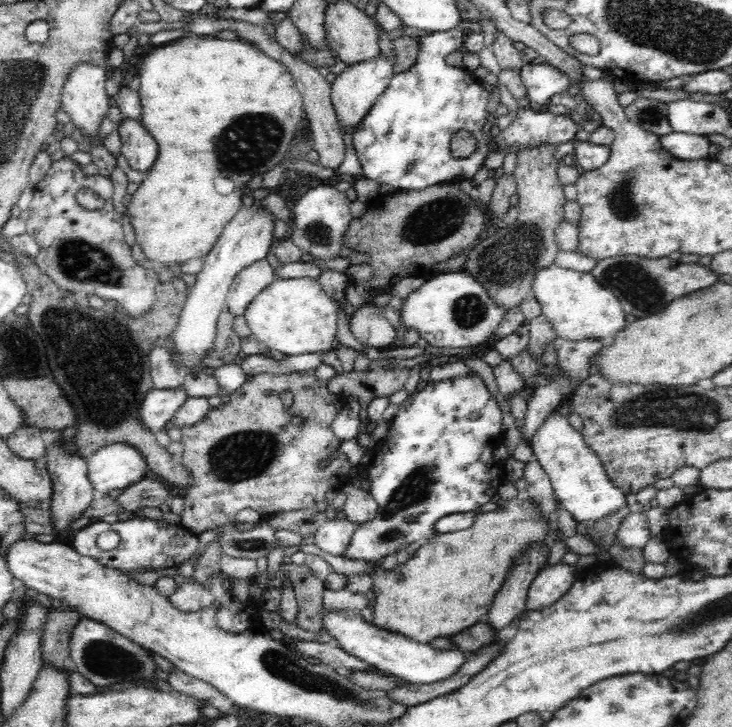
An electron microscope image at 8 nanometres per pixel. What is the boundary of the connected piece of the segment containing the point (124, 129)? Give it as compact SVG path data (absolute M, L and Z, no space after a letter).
M132 118L123 120L117 129L122 142L121 154L127 158L130 167L146 174L158 156L156 139L141 122Z

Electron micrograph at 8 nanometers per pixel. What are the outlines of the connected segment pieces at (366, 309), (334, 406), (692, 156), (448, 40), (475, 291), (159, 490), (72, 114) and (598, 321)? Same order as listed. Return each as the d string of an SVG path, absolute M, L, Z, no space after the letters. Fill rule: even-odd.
M368 304L354 310L350 316L350 331L362 345L378 350L388 349L396 342L396 330L376 305Z
M306 369L256 373L250 382L230 395L228 404L211 407L200 422L181 430L181 442L185 449L182 463L190 471L190 488L186 488L184 509L180 515L180 524L184 528L198 535L232 522L236 513L244 508L252 508L260 515L302 509L320 512L326 510L326 494L330 490L340 491L348 482L348 472L353 468L344 454L334 458L328 468L319 468L321 461L334 454L334 450L340 446L340 439L336 438L330 426L348 398L342 394L330 393L329 382L319 381L315 371L316 369ZM286 391L292 394L290 402L284 402L280 398L280 394ZM292 416L300 416L305 422L294 425L290 421Z
M672 131L659 135L663 147L679 159L698 160L708 158L711 142L705 135L686 134Z
M458 26L446 32L433 32L415 38L419 46L416 62L405 73L395 74L390 79L388 88L378 96L370 112L353 131L353 145L362 167L362 176L377 180L390 191L417 191L435 184L470 180L483 166L490 150L490 137L482 129L490 120L486 111L488 91L480 86L472 72L446 63L446 56L463 46L466 33ZM463 130L475 136L476 150L466 158L454 158L451 155L451 140L454 134Z
M463 269L426 276L426 282L401 304L401 310L398 316L406 331L416 331L420 339L438 348L482 346L506 315L505 308L489 296L485 285Z
M147 476L132 486L124 488L116 501L129 512L141 510L145 506L160 506L165 502L170 502L171 495L163 481L158 478Z
M83 61L76 64L68 74L62 86L61 109L72 119L75 128L80 128L86 136L91 138L91 144L101 144L103 140L98 137L98 128L107 118L110 107L108 93L106 92L106 69L92 61Z
M552 264L540 268L531 281L533 295L556 335L564 340L614 340L626 326L626 314L618 297L602 286L590 272L578 272Z

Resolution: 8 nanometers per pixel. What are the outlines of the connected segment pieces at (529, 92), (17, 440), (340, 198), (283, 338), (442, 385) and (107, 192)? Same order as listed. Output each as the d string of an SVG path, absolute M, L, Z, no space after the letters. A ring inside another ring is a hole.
M525 63L520 73L526 87L526 98L543 107L550 103L551 96L567 91L571 83L566 73L548 63Z
M20 427L5 440L5 443L15 456L24 460L37 460L47 454L46 446L40 434L42 434L41 428Z
M318 185L308 190L292 206L294 231L287 235L293 243L304 252L313 256L313 260L334 260L342 250L342 238L346 228L353 219L350 215L350 203L344 192L337 190L334 185Z
M298 277L294 279L275 280L270 286L264 288L250 302L246 308L245 318L250 332L255 340L264 344L267 350L277 350L282 354L304 355L331 352L335 348L337 333L338 305L332 297L328 296L318 282L317 277Z
M472 372L467 376L429 382L421 392L414 392L399 406L399 411L389 423L389 435L371 451L367 466L370 494L377 502L375 516L356 525L351 541L342 558L380 563L386 556L394 556L416 540L429 540L437 534L434 525L443 516L480 510L506 482L502 474L505 462L494 458L494 450L503 444L501 429L502 411L484 382Z
M62 157L60 160L53 161L46 176L33 186L34 195L28 207L29 218L25 220L26 232L39 244L40 252L32 260L38 265L39 270L62 290L77 296L95 294L105 301L115 300L120 304L119 310L122 315L142 317L154 304L156 286L162 281L160 275L140 266L133 256L135 249L124 241L121 217L112 205L113 186L110 178L98 173L86 175L82 168L84 165L74 162L70 157ZM80 188L97 192L98 196L105 200L102 208L88 210L80 206L76 200L76 192L80 192Z

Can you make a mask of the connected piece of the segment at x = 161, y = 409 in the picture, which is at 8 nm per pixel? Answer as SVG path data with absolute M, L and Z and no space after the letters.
M182 387L174 390L156 390L148 392L140 404L140 421L148 432L158 432L172 419L174 412L188 400L188 394Z

